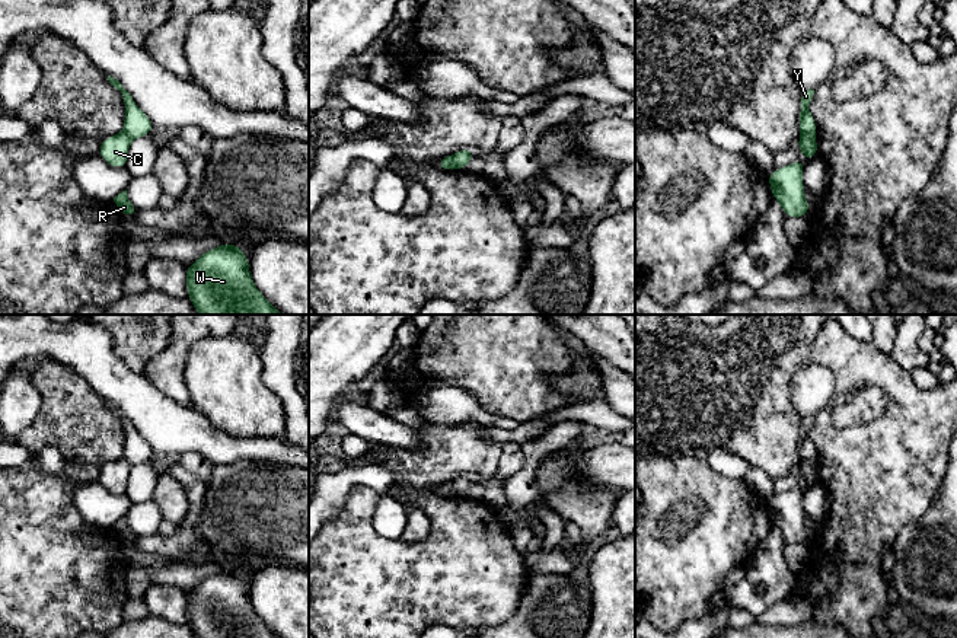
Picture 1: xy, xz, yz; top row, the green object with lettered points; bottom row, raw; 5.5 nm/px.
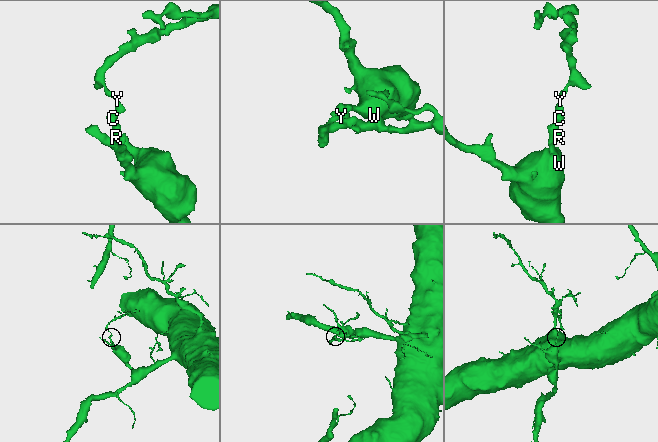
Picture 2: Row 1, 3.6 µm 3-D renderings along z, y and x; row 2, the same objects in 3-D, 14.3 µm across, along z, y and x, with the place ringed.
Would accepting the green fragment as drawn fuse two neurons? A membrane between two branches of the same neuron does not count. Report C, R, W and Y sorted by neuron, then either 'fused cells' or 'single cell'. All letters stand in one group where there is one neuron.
groups C R W / Y; fused cells

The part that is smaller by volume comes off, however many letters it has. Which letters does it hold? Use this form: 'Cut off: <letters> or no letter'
Cut off: Y

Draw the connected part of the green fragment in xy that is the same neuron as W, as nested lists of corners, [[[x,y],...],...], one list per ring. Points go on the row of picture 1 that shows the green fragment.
[[[224,242],[185,269],[188,299],[200,315],[283,315],[256,288],[239,245]]]

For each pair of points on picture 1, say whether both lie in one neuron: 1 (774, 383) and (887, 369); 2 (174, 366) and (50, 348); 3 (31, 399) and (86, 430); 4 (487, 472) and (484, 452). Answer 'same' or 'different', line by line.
1: different
2: different
3: different
4: same

